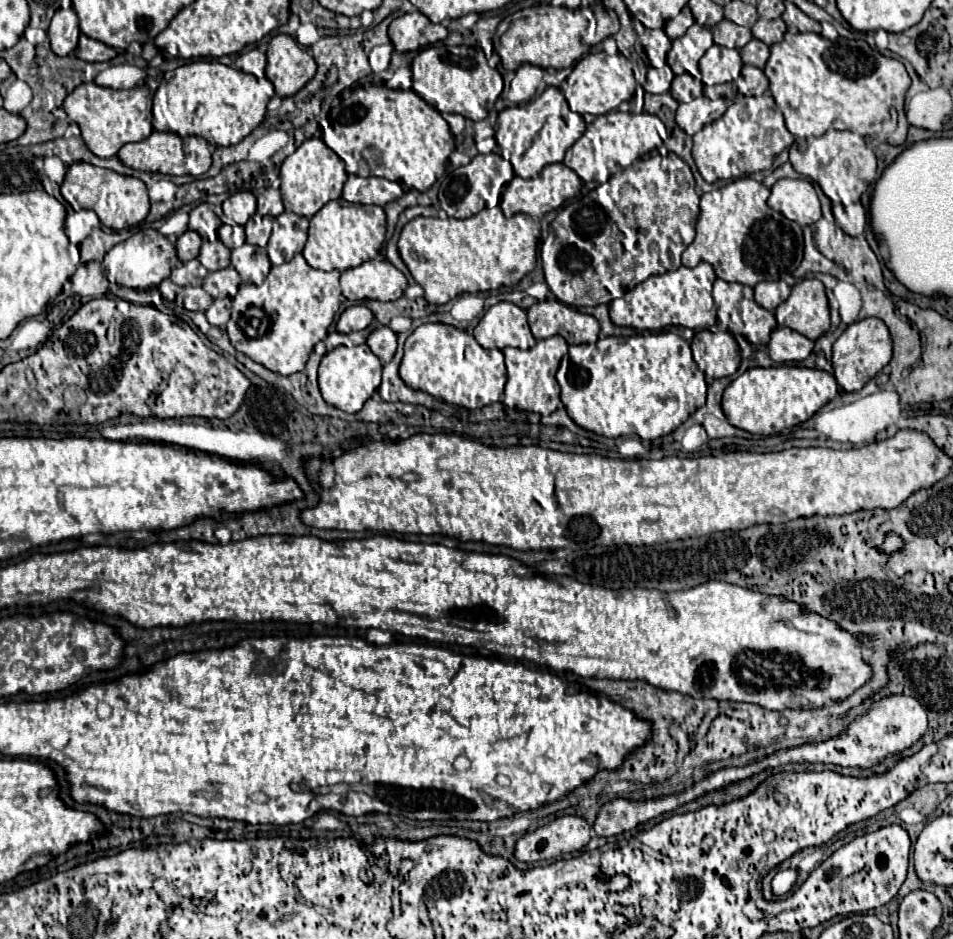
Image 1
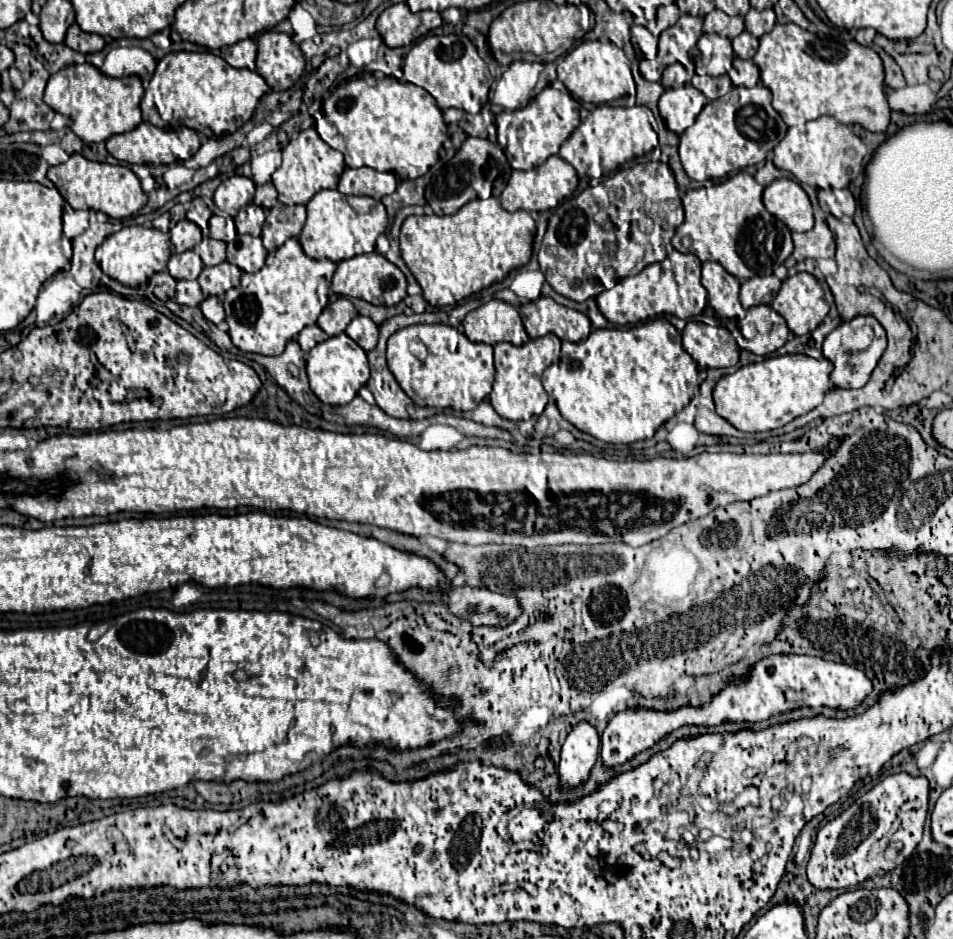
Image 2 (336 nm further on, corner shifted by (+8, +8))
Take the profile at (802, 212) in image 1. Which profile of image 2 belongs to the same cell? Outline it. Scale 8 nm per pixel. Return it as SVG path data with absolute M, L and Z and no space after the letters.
M773 180L763 190L763 204L773 216L783 220L789 230L807 232L813 228L811 200L795 180Z

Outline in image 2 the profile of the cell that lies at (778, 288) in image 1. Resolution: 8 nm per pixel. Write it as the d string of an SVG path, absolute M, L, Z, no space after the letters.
M775 275L753 276L741 284L741 304L743 308L751 308L757 304L767 304L769 298L778 292L781 280Z

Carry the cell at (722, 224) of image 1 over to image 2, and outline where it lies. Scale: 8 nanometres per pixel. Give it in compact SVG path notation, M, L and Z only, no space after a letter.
M737 172L713 186L687 190L683 196L685 220L675 230L673 248L683 254L695 254L701 262L719 262L739 280L773 274L773 266L783 264L793 254L793 242L791 230L765 210L761 194L763 186L747 172Z

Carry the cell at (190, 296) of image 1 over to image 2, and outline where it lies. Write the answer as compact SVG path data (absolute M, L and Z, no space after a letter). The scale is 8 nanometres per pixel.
M179 280L174 300L183 306L199 306L203 302L203 292L197 280Z

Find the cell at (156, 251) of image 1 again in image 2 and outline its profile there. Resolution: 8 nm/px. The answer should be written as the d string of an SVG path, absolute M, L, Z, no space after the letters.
M125 226L119 232L105 238L105 242L97 248L95 258L101 270L111 276L113 280L121 282L123 286L141 286L145 284L153 274L167 270L167 260L171 256L171 240L169 234L157 230L157 228L145 228L145 226Z

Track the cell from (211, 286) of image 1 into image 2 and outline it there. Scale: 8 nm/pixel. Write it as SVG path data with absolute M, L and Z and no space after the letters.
M223 262L223 264L211 266L211 268L203 268L197 282L199 282L203 294L221 296L229 288L239 286L239 278L241 278L241 270L229 262Z

